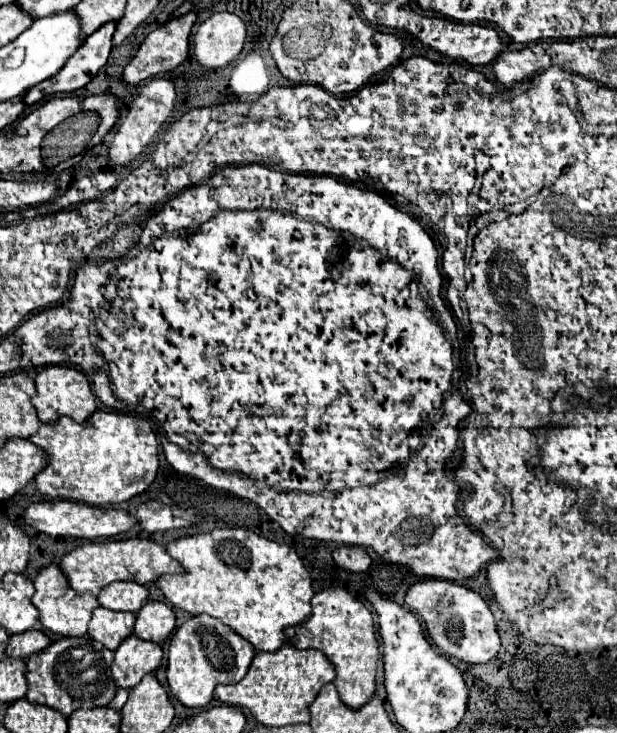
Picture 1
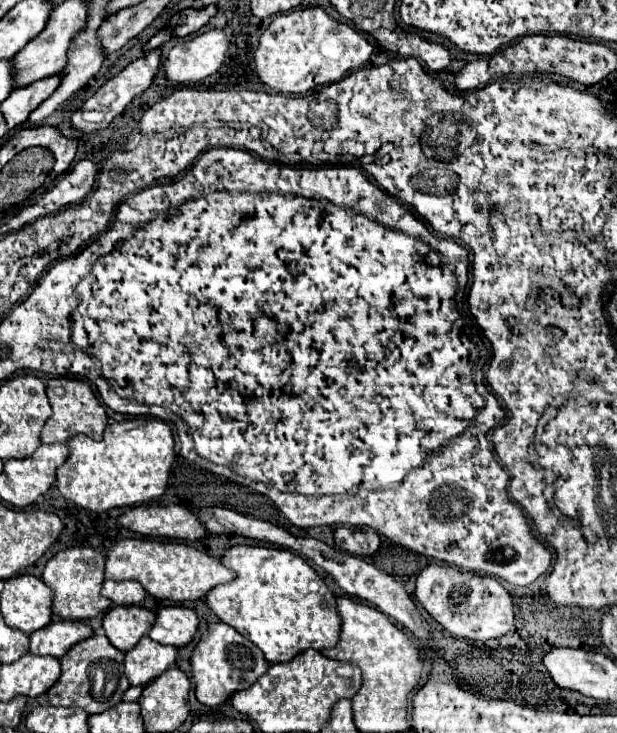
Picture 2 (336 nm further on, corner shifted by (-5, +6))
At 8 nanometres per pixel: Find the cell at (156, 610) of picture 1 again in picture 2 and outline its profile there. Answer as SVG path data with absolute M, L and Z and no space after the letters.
M168 605L158 609L156 623L150 629L150 639L162 645L184 647L186 643L192 641L196 629L198 629L198 617L192 609Z

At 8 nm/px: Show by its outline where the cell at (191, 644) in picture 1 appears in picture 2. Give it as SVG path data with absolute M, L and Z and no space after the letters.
M218 621L210 625L208 633L196 643L190 657L190 667L196 685L196 699L202 705L216 707L230 699L232 693L246 689L254 681L258 681L258 677L264 675L264 671L268 669L268 661L252 641L242 637L234 627Z

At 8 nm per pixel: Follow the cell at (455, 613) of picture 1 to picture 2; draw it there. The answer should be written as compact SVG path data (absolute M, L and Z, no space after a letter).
M428 565L416 579L416 599L454 637L468 641L490 641L506 635L514 625L512 599L492 577L472 571L458 571L448 565Z

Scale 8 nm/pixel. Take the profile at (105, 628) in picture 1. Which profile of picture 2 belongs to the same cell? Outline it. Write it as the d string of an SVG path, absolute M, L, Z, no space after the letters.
M140 605L112 607L102 619L106 637L120 651L130 651L154 625L154 613Z

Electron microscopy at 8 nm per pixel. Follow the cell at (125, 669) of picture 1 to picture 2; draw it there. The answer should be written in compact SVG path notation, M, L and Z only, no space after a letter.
M148 635L138 641L136 647L132 647L126 653L124 665L126 665L126 677L130 685L148 685L152 679L160 677L166 669L174 667L176 659L176 647L160 645L152 641Z

